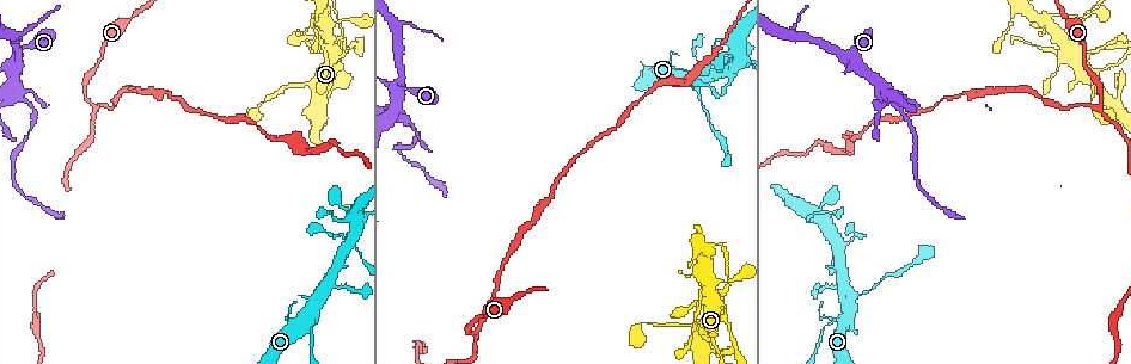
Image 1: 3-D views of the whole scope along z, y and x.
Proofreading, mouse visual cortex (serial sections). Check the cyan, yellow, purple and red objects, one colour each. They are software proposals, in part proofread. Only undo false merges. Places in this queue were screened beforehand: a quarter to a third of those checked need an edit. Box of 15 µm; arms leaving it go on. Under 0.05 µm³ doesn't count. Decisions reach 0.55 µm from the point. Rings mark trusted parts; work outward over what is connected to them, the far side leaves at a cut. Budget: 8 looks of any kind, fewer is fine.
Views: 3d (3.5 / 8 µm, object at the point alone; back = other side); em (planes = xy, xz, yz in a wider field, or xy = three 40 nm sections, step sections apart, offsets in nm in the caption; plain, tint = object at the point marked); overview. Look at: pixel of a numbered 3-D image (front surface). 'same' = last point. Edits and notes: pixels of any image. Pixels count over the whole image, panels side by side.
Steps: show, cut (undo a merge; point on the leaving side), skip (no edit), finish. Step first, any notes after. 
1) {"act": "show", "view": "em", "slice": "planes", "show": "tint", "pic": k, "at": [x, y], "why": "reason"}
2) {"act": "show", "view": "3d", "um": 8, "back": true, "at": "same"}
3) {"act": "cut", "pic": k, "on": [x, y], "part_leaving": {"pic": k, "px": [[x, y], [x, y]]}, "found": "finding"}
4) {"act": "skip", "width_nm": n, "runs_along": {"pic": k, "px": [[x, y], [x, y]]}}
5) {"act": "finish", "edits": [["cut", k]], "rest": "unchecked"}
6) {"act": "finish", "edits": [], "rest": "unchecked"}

{"act": "show", "view": "3d", "um": 3.5, "back": true, "pic": 1, "at": [18, 58], "why": "four-way junction"}

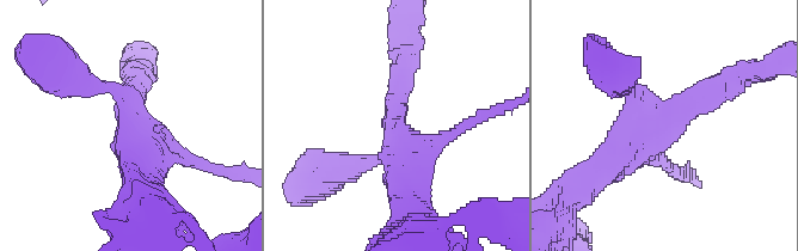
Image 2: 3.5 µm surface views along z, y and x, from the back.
{"act": "show", "view": "em", "slice": "planes", "show": "plain", "pic": 2, "at": [643, 121], "arms": 4, "arm_widths_nm": [200, 300, 300, 400]}

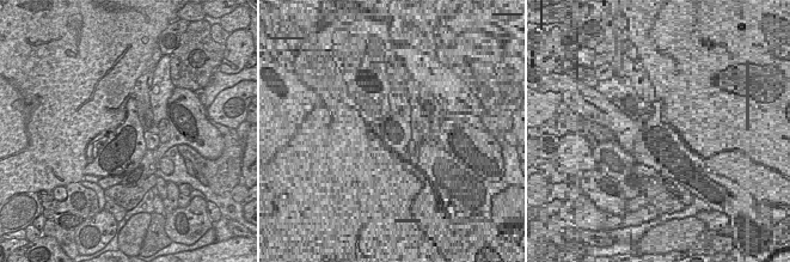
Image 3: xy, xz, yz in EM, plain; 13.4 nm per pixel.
{"act": "show", "view": "em", "slice": "planes", "show": "tint", "at": "same"}

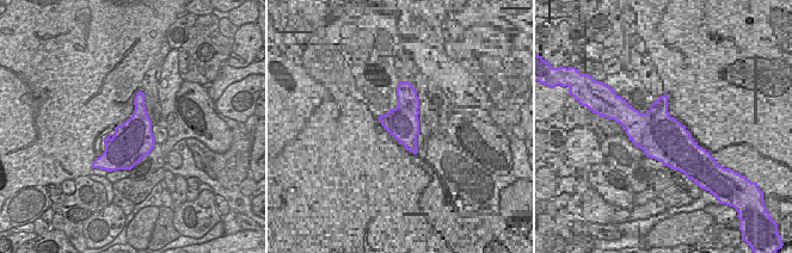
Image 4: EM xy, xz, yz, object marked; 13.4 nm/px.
{"act": "skip", "width_nm": 550, "runs_along": {"pic": 2, "px": [[75, 79], [123, 104], [137, 182]]}, "found": "continuous, no second cell"}

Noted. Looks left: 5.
{"act": "show", "view": "3d", "um": 8, "pic": 1, "at": [31, 105], "why": "sudden change in width"}

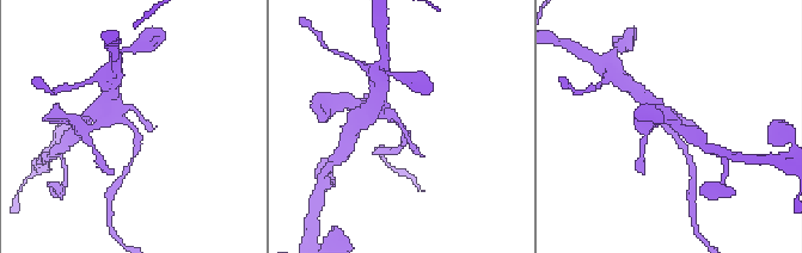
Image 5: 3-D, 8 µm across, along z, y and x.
{"act": "show", "view": "3d", "um": 3.5, "pic": 5, "at": [133, 125], "why": "closer look"}

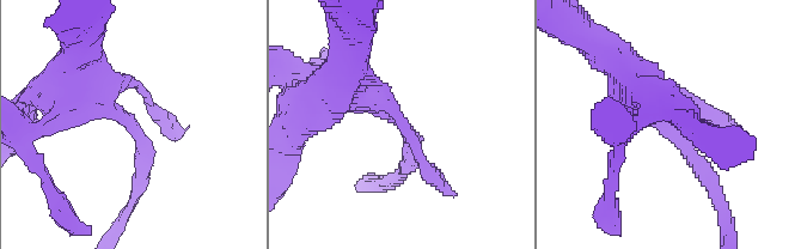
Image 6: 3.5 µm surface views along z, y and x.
{"act": "show", "view": "em", "slice": "planes", "show": "tint", "pic": 6, "at": [131, 121]}

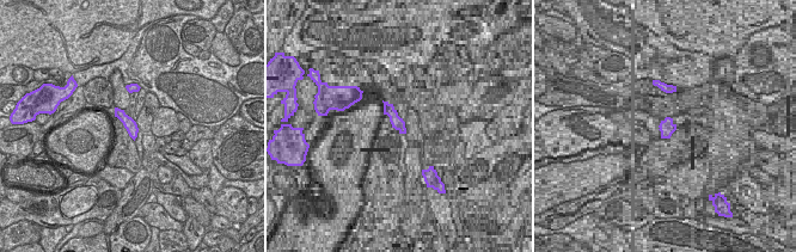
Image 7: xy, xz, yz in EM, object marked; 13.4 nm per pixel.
{"act": "cut", "pic": 6, "on": [144, 161], "part_leaving": {"pic": 6, "px": [[134, 126], [141, 184], [123, 217]]}, "found": "two cells meet here"}

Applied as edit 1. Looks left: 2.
{"act": "finish", "edits": [["cut", 6]], "rest": "unchecked"}

